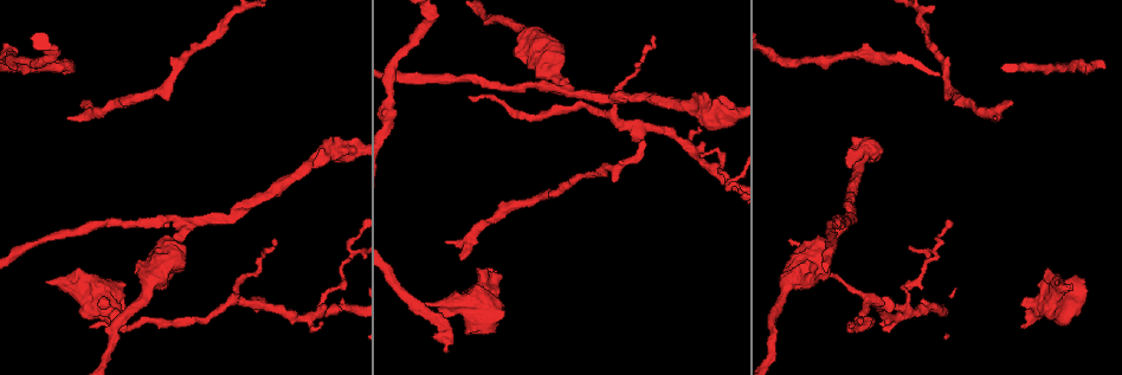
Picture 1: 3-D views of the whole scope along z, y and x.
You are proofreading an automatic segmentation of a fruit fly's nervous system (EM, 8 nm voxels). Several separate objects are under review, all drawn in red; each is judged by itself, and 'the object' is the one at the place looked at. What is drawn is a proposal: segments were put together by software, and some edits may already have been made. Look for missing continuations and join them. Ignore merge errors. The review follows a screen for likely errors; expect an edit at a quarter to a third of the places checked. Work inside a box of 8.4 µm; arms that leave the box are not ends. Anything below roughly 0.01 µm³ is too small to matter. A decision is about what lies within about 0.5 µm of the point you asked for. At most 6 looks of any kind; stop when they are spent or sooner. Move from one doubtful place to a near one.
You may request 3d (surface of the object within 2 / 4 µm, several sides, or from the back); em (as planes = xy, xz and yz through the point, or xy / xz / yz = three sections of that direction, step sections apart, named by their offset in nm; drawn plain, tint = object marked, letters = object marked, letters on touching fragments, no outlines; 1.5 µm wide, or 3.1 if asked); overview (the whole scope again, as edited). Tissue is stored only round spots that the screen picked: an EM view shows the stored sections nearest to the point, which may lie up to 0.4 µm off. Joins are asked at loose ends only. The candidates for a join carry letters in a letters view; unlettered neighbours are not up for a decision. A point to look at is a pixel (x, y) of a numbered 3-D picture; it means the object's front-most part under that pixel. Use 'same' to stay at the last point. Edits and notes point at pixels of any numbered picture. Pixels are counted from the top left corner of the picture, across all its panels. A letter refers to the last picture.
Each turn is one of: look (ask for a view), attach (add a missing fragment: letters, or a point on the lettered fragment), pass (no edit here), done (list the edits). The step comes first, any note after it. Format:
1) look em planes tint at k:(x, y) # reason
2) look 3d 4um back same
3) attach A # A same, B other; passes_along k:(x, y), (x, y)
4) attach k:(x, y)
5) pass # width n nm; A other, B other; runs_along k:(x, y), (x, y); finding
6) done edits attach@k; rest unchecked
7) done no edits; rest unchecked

look em yz step 8 tint at 1:(447, 350) # an open end

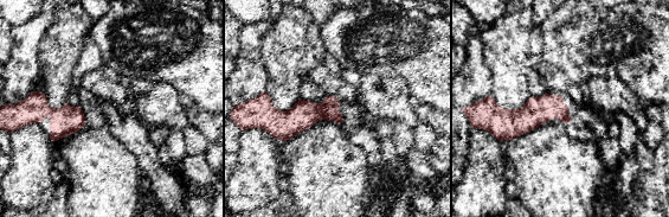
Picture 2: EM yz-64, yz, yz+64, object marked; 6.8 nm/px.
look em xz step 8 letters same

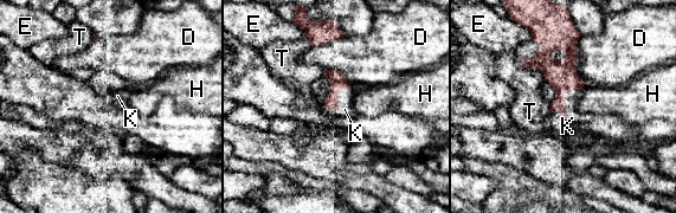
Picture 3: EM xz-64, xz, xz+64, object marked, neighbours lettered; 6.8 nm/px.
attach K # D other, E other, H other, K same, T other; the neuron continues

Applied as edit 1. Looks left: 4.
look em planes letters at 1:(992, 119) # free end

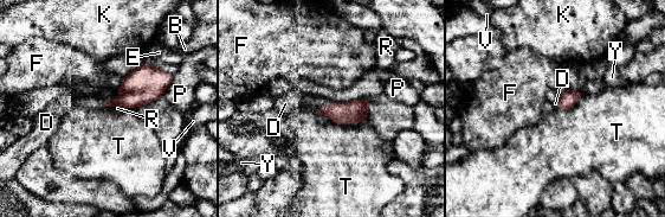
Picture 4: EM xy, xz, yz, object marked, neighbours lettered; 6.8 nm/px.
attach D # B other, D same, E other, F other, K other, P other, R other, T other, V other, Y other; passes_along 4:(343, 113), (325, 106), (291, 100); the neuron continues

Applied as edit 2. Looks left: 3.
done edits attach@3, attach@4; rest unchecked

